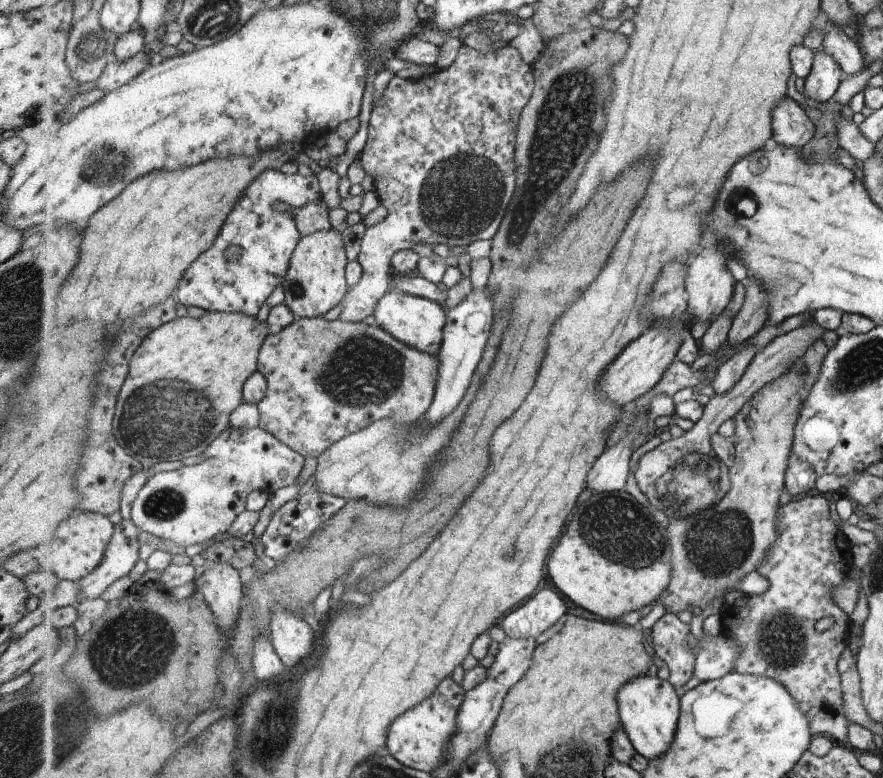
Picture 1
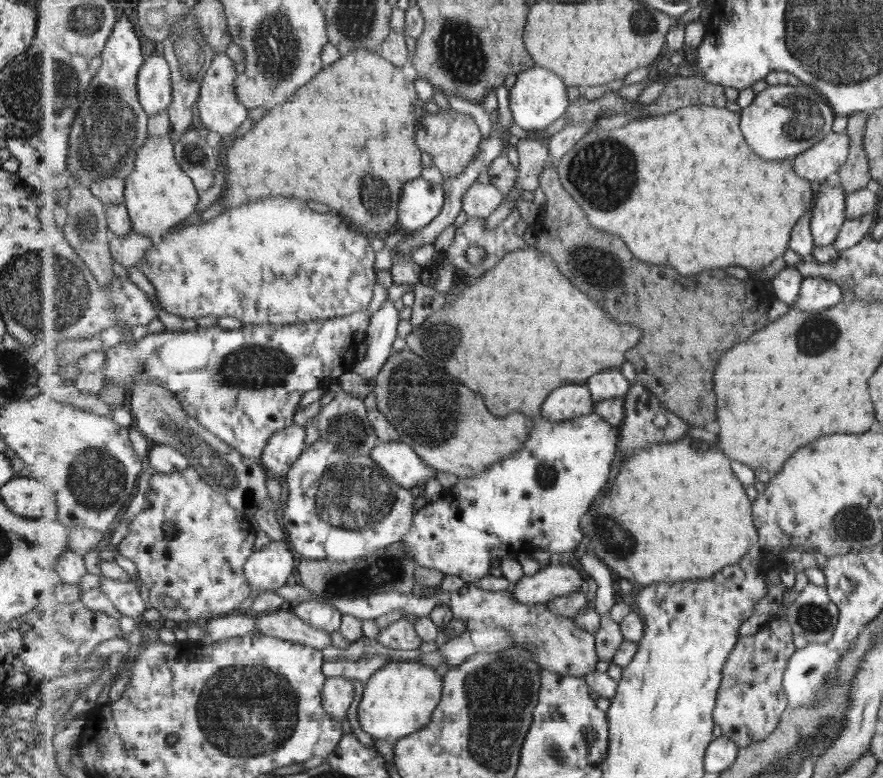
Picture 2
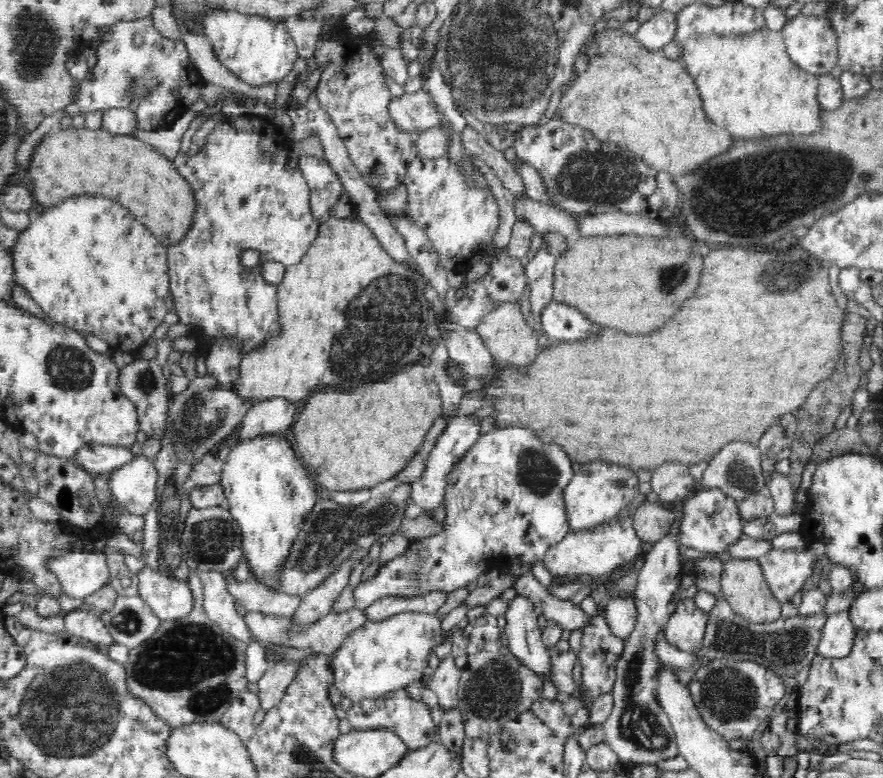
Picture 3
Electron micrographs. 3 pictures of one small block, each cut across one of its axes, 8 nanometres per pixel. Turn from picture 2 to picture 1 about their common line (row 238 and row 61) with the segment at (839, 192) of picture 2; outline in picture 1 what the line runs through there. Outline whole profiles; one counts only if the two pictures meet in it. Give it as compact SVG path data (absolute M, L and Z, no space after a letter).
M822 48L815 50L814 65L804 80L803 94L817 104L831 101L841 86L845 72Z

